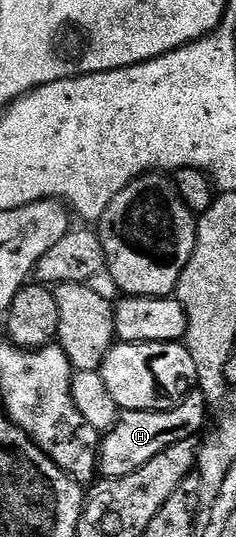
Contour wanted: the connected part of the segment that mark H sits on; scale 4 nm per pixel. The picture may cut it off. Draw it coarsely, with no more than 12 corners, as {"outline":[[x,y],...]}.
{"outline":[[205,395],[127,410],[99,442],[101,478],[135,472],[200,435]]}

